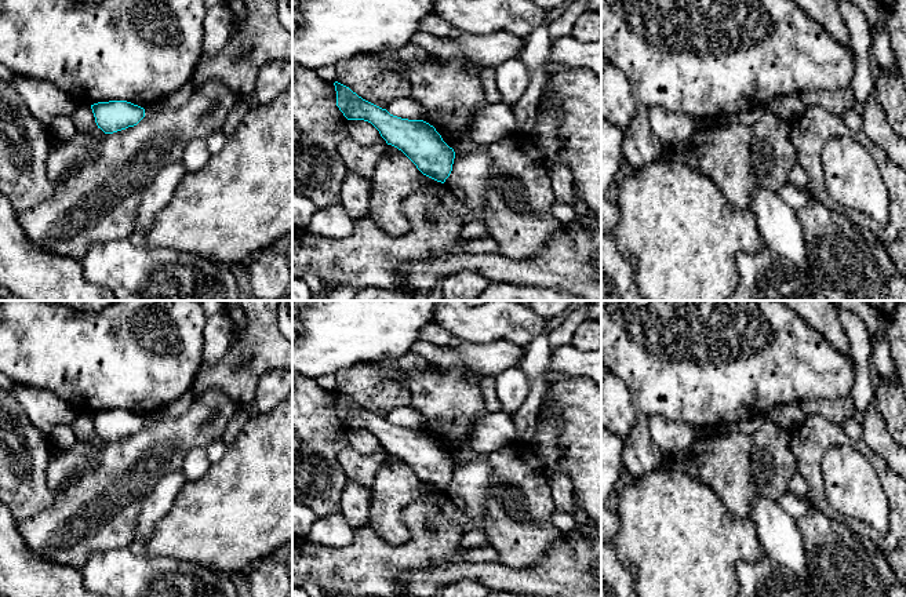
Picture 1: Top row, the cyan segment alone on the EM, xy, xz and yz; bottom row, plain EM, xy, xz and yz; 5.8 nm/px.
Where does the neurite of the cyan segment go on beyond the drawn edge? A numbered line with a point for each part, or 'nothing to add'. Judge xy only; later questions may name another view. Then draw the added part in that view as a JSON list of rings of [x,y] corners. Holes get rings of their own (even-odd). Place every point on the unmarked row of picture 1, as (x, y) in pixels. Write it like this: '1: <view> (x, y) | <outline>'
nothing to add

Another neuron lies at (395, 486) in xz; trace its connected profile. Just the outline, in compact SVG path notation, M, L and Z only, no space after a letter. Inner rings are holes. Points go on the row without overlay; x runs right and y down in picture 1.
M387 454L372 484L368 524L393 546L410 542L401 510L426 496L427 485L397 456Z

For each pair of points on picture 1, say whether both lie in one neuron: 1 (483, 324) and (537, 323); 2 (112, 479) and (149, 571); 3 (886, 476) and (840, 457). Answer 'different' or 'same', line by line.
1: same
2: different
3: different

